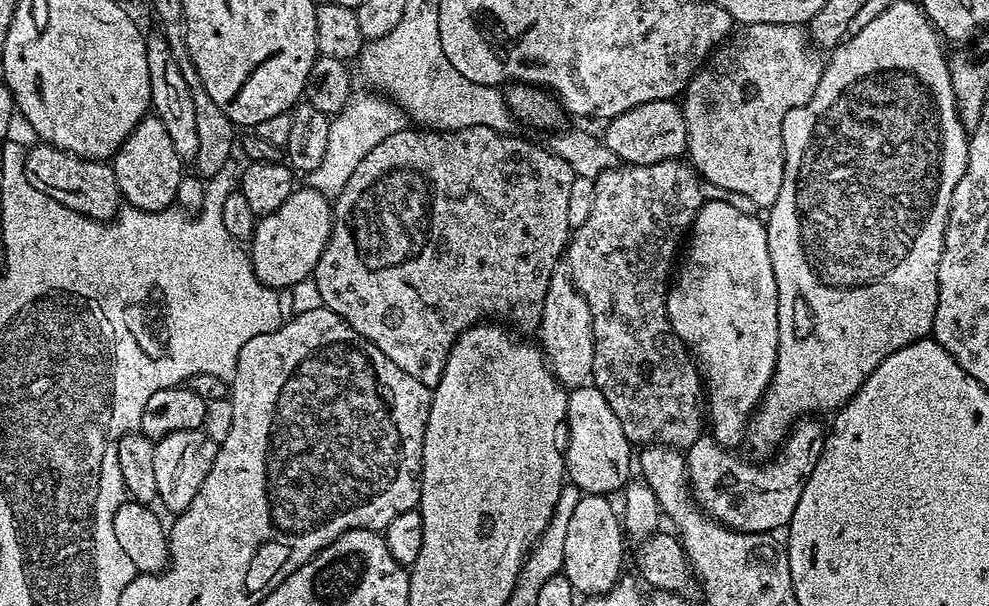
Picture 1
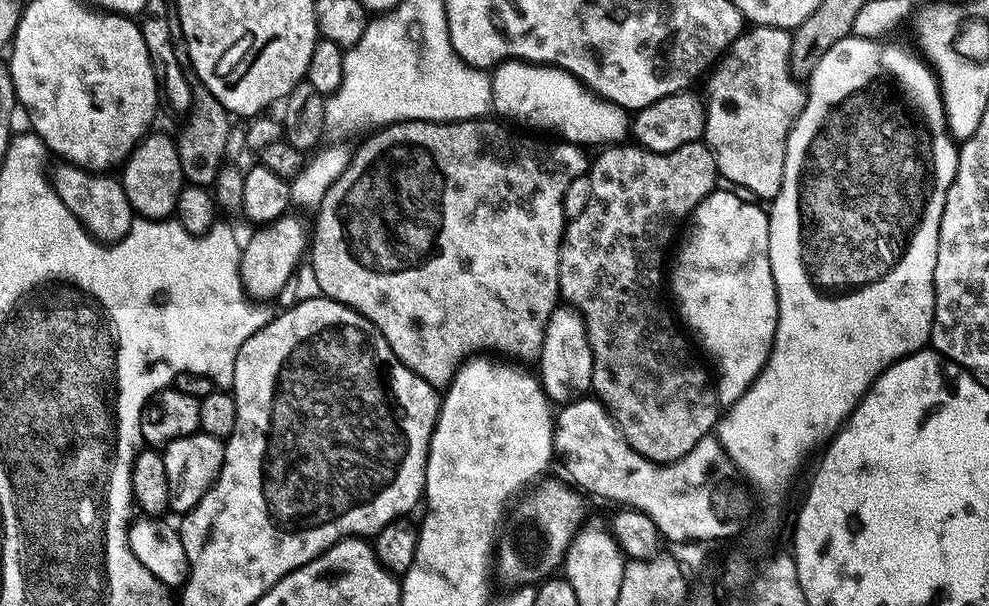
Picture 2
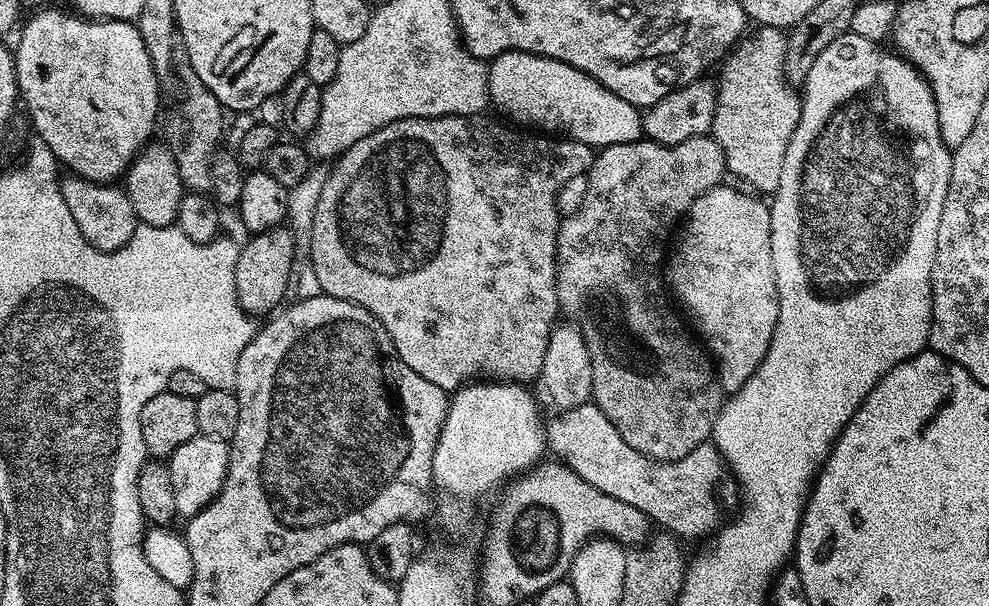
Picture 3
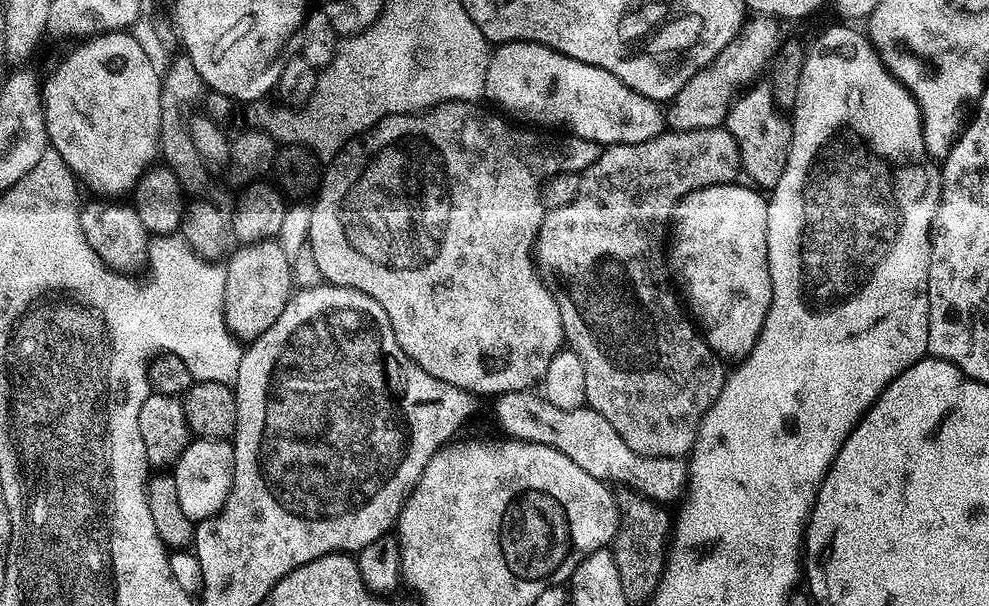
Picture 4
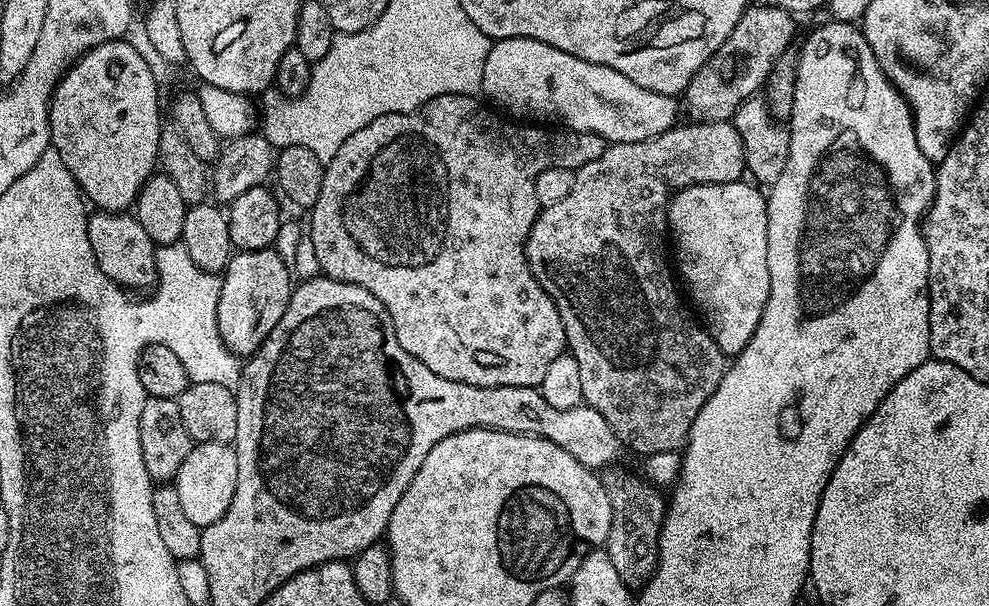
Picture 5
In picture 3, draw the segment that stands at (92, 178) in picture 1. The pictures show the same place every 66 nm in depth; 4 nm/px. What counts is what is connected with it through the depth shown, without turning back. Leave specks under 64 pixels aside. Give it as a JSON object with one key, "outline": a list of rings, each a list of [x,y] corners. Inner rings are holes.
{"outline":[[[68,174],[65,177],[60,180],[60,196],[66,202],[74,222],[78,222],[82,238],[86,238],[90,246],[103,252],[113,252],[126,246],[126,242],[130,242],[134,230],[138,227],[134,206],[130,206],[127,191],[112,182],[99,184],[75,174]]]}

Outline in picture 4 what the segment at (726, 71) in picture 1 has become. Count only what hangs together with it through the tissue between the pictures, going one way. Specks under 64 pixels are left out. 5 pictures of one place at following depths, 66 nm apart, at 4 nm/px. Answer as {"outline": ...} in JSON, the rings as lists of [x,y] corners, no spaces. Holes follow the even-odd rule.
{"outline":[[[749,87],[748,93],[737,95],[728,105],[728,132],[736,139],[740,151],[741,169],[753,180],[753,185],[761,184],[765,190],[776,187],[786,170],[786,158],[792,141],[792,125],[787,115],[780,116],[781,109],[772,98],[771,87]]]}

